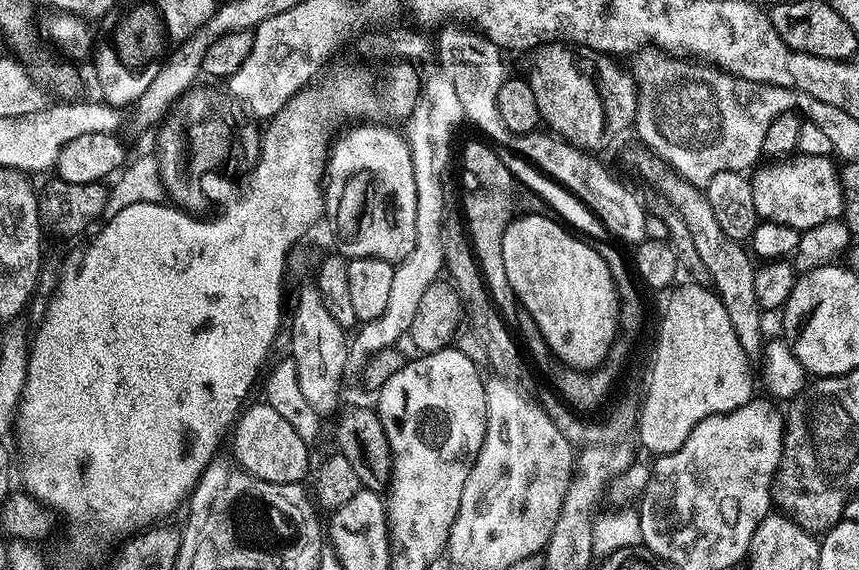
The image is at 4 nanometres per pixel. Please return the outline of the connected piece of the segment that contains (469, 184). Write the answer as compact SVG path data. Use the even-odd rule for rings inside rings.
M480 139L480 140L470 141L469 144L465 146L464 153L462 153L461 156L459 153L459 156L458 156L458 164L459 164L459 160L460 160L460 168L461 168L460 184L462 187L464 187L464 192L465 192L464 217L462 217L462 220L463 220L463 223L466 225L466 235L467 235L467 237L471 243L471 246L472 246L472 255L476 257L476 259L479 263L480 275L484 277L484 284L488 288L488 294L489 294L489 296L492 297L493 304L495 304L496 307L500 309L501 313L503 313L503 315L505 317L511 318L512 315L514 315L513 317L515 317L517 315L518 301L517 301L516 295L514 294L514 290L510 286L510 278L506 278L506 262L502 258L502 238L506 234L506 230L510 226L510 222L512 220L517 220L517 218L520 216L542 216L542 215L545 215L545 213L547 213L549 211L549 209L548 209L547 202L544 201L543 198L540 197L539 194L536 193L534 189L527 188L527 186L524 185L523 182L520 181L519 178L516 177L514 173L508 172L507 166L504 165L503 158L500 157L499 154L495 152L495 150L497 151L497 149L495 147L493 147L493 145L491 143L485 142L483 139Z

